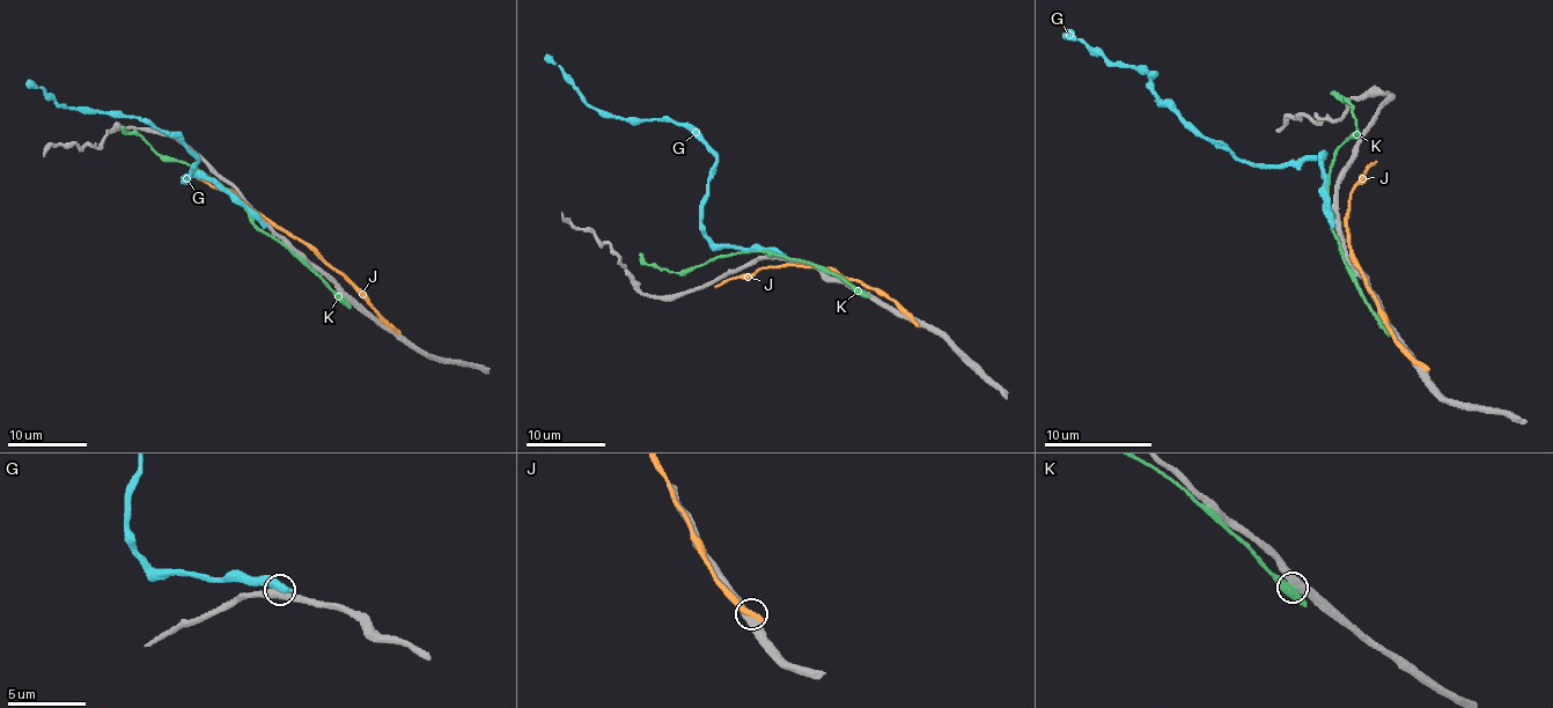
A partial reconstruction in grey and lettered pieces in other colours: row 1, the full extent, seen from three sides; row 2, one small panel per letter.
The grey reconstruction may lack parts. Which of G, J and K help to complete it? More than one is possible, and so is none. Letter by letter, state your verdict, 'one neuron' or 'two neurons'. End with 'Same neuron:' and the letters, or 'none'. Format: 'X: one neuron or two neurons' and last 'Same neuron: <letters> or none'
G: two neurons
J: two neurons
K: two neurons
Same neuron: none

